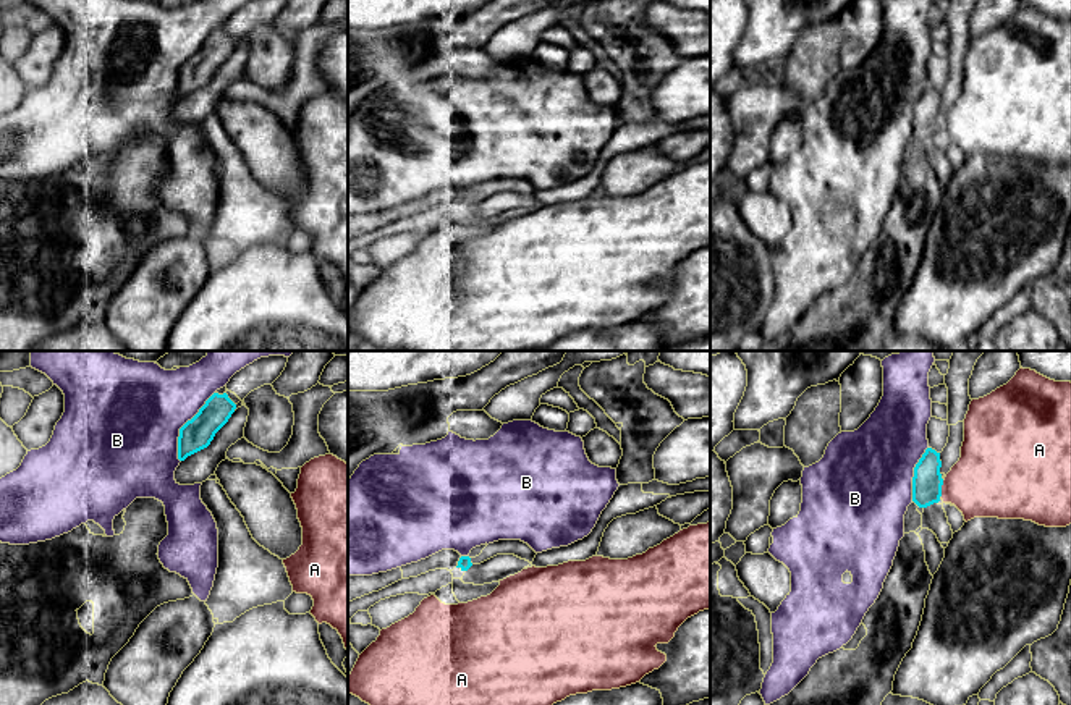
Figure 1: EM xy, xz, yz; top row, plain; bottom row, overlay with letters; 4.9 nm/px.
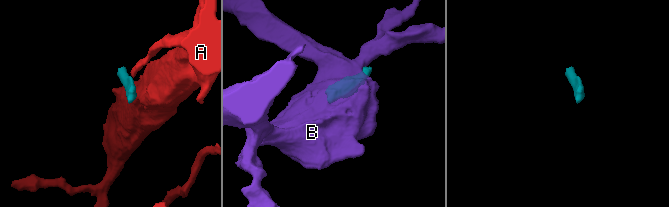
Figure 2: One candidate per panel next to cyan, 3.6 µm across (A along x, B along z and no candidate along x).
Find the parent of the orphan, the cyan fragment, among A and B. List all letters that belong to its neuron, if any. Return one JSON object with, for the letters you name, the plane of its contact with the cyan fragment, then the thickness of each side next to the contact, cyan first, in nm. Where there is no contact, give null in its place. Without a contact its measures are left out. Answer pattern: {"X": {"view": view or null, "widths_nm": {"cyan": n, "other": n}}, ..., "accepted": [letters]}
{"accepted": []}

